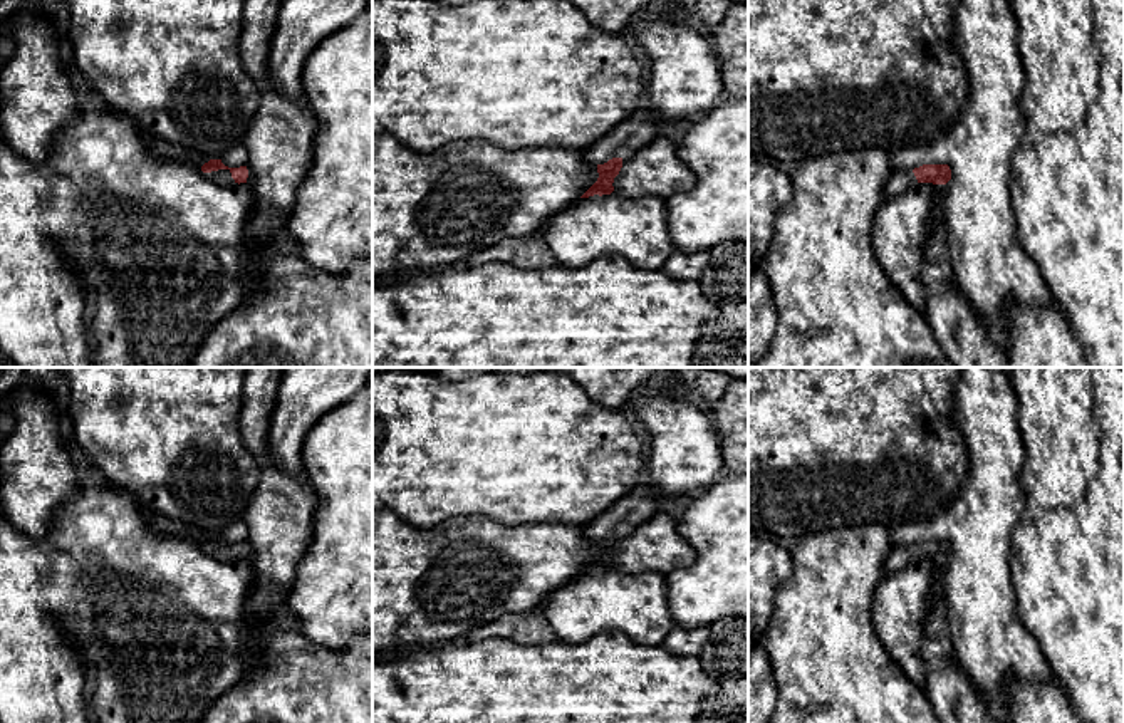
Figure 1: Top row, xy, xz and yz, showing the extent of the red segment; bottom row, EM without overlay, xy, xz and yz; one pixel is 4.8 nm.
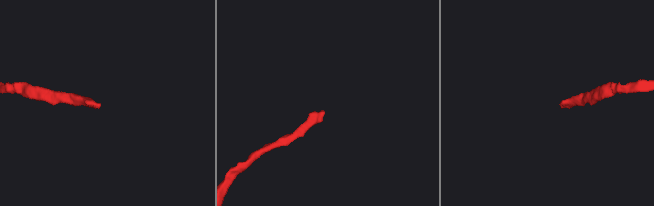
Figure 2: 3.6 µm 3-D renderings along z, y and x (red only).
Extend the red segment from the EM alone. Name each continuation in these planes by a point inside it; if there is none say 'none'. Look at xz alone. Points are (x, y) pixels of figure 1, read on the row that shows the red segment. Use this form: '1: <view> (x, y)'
1: xz (643, 126)

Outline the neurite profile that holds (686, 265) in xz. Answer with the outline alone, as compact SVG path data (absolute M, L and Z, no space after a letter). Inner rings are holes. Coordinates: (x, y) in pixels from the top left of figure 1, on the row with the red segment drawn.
M674 252L663 265L663 272L678 280L700 280L710 263L710 252L681 253Z

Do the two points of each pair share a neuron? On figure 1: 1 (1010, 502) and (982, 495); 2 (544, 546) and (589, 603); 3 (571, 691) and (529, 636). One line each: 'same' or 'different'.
1: same
2: different
3: different

